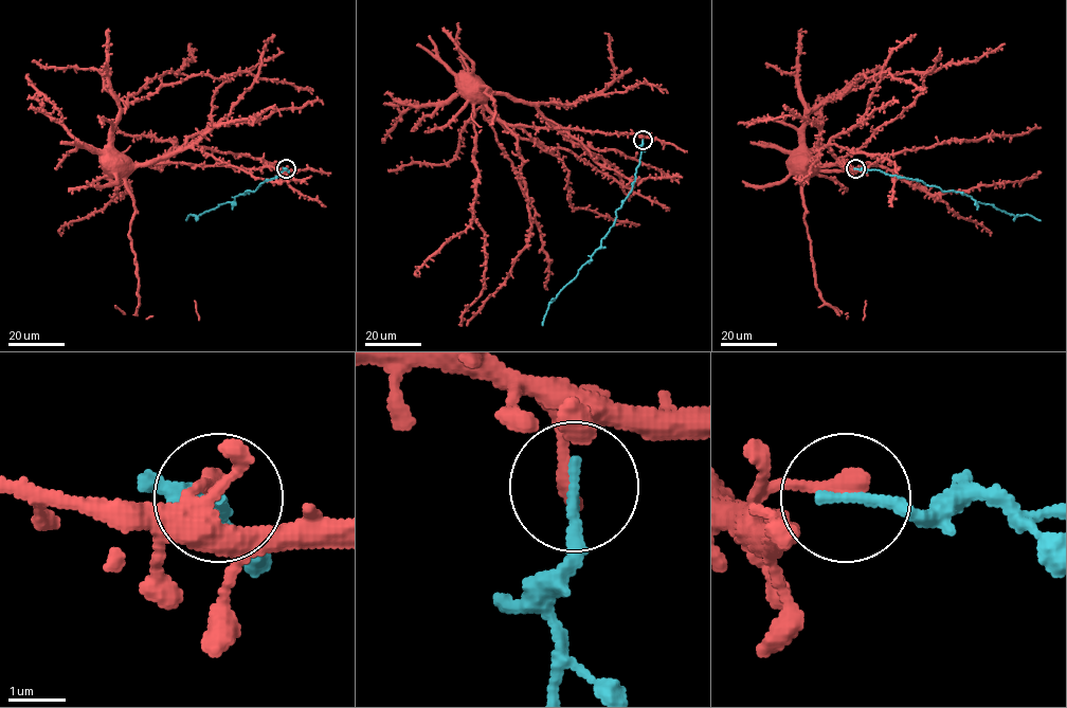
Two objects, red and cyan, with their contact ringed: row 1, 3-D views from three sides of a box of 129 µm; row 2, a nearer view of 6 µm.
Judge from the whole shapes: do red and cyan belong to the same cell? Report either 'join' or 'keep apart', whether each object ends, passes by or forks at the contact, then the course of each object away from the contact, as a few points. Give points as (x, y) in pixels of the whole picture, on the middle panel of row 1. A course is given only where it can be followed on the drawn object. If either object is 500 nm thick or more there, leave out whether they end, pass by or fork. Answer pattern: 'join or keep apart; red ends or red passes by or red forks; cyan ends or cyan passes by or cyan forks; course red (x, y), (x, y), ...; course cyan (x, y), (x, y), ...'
keep apart; red ends; cyan ends; course red (643, 141), (635, 134), (507, 125), (464, 78); course cyan (643, 141), (632, 188), (615, 212), (614, 224), (577, 275), (548, 305), (542, 325)

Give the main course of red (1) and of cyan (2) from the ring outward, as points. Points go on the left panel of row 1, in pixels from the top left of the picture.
1: (286, 168), (179, 163), (126, 164), (115, 158), (107, 159)
2: (286, 168), (254, 191), (247, 191), (236, 196), (233, 202), (221, 203), (197, 216), (190, 215), (186, 220)

